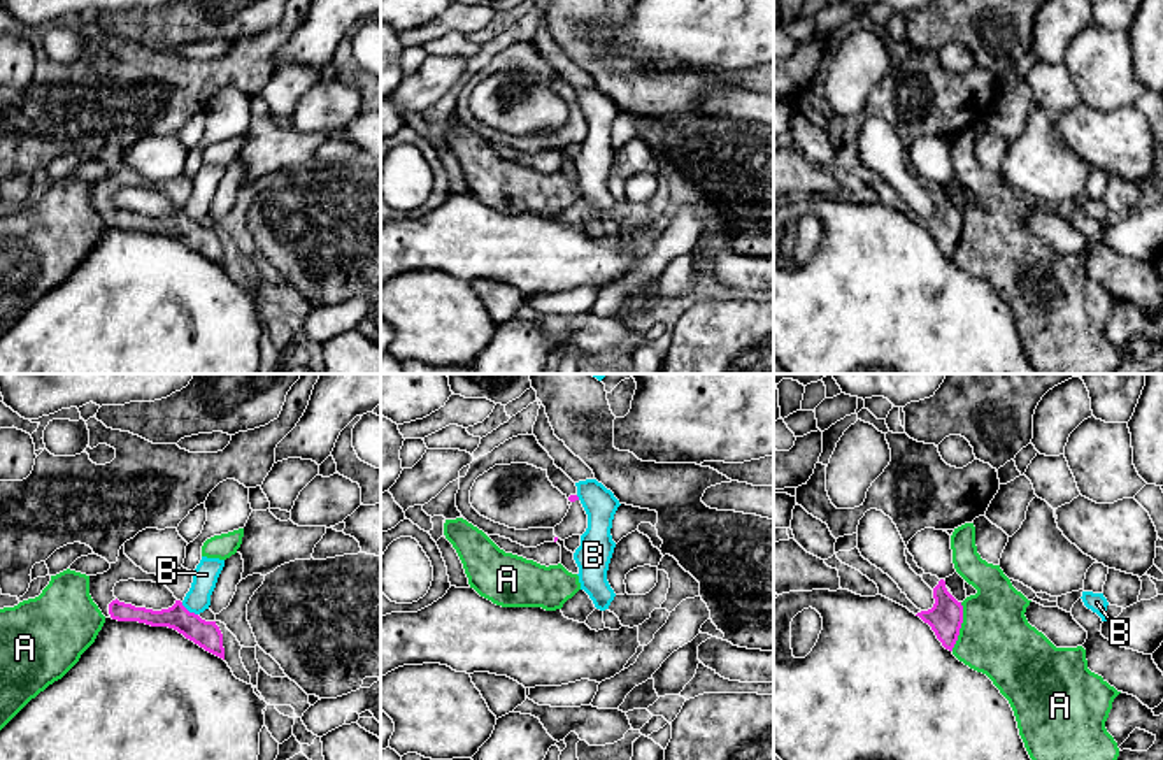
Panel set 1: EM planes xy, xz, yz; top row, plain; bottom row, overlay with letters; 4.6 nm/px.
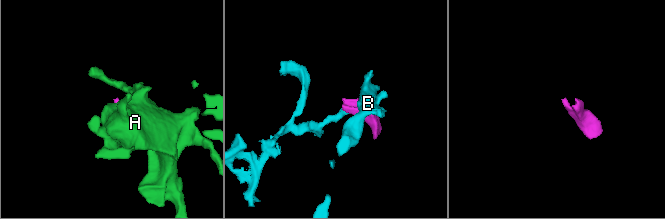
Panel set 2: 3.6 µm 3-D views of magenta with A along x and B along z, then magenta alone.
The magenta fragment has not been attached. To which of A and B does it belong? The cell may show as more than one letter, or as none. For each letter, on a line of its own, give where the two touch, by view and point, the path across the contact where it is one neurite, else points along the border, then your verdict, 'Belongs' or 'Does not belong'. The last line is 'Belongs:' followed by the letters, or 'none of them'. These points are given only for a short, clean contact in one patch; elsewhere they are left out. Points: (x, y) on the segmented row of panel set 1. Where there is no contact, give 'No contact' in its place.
A: Touches magenta at yz (960, 627). Does not belong
B: Touches magenta at xy (188, 611). Boundary: xy (181, 602), (197, 615). Does not belong
Belongs: none of them

